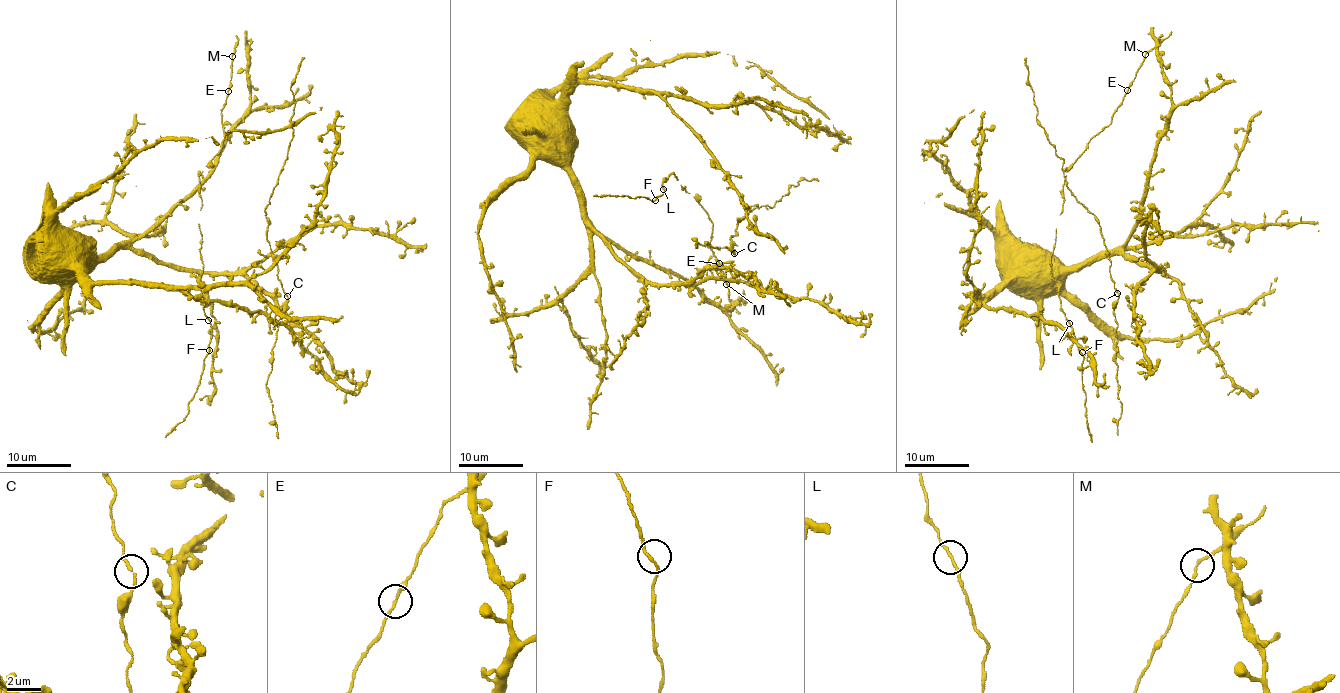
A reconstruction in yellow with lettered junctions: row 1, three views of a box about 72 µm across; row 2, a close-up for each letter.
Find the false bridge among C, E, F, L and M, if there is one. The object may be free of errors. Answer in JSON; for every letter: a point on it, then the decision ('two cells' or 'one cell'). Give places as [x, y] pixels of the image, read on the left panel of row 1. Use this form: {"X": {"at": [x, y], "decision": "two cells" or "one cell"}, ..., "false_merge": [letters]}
{"C": {"at": [287, 296], "decision": "one cell"}, "E": {"at": [228, 91], "decision": "one cell"}, "F": {"at": [209, 350], "decision": "one cell"}, "L": {"at": [208, 320], "decision": "one cell"}, "M": {"at": [232, 56], "decision": "one cell"}, "false_merge": []}

